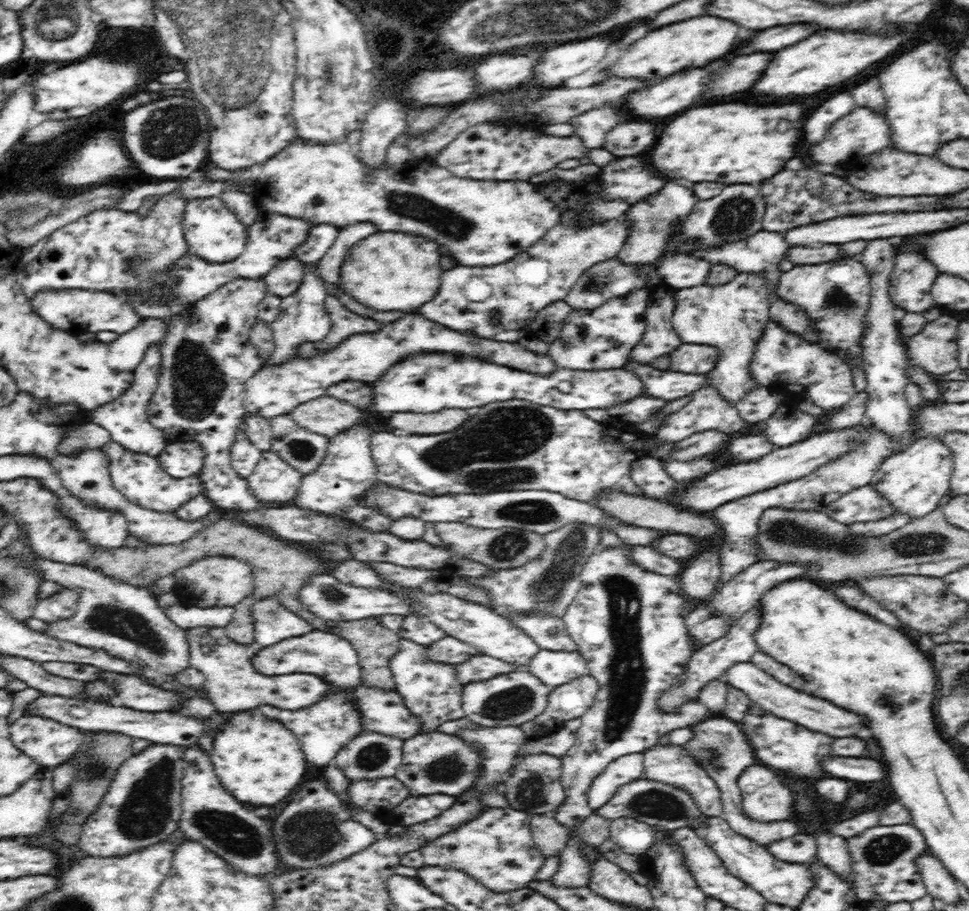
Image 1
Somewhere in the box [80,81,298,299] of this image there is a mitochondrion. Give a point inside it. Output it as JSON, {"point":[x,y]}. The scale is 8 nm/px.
{"point":[175,131]}

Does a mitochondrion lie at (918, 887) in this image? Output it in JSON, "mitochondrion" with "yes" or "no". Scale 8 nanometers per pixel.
{"mitochondrion":"no"}

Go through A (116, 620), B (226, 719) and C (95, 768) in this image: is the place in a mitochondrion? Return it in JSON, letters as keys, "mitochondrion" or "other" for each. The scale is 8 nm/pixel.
{"A":"mitochondrion","B":"other","C":"mitochondrion"}

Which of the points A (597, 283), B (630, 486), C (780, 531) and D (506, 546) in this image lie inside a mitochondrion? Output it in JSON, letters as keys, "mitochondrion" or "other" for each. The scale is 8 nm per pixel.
{"A":"mitochondrion","B":"other","C":"mitochondrion","D":"mitochondrion"}

